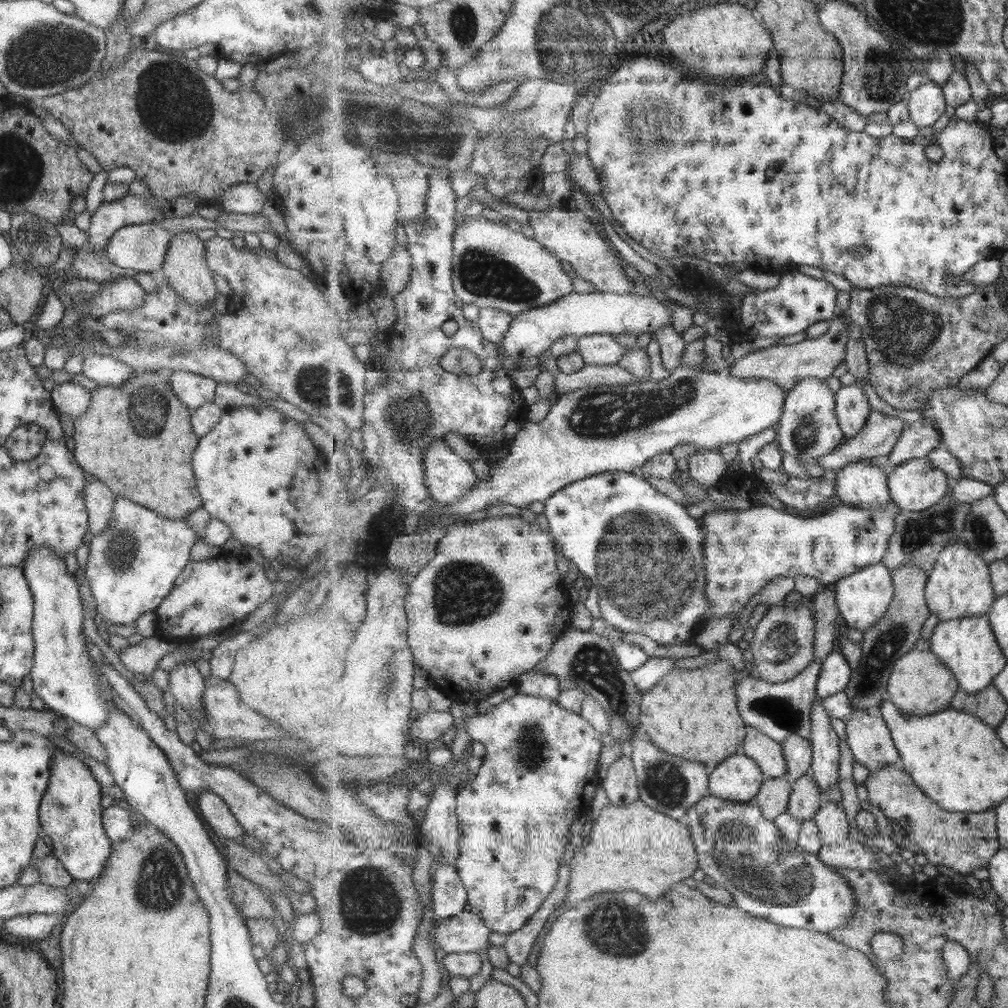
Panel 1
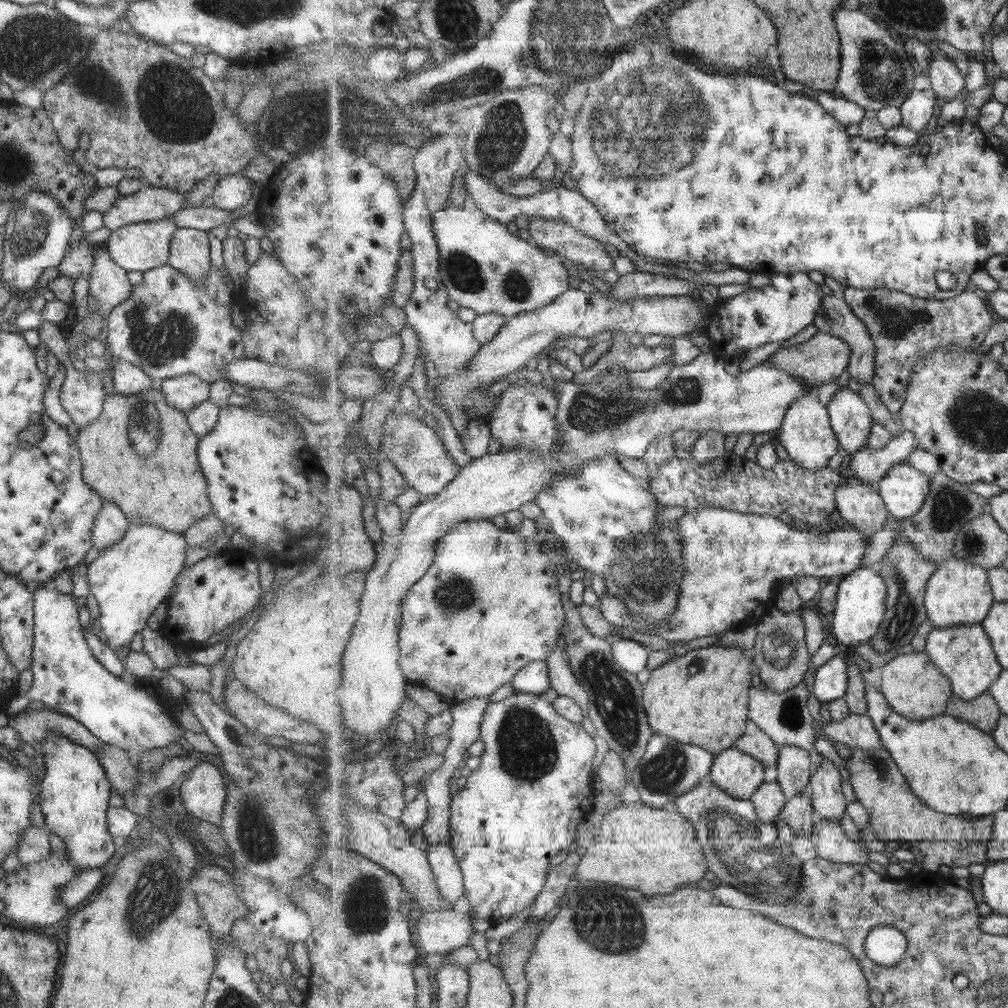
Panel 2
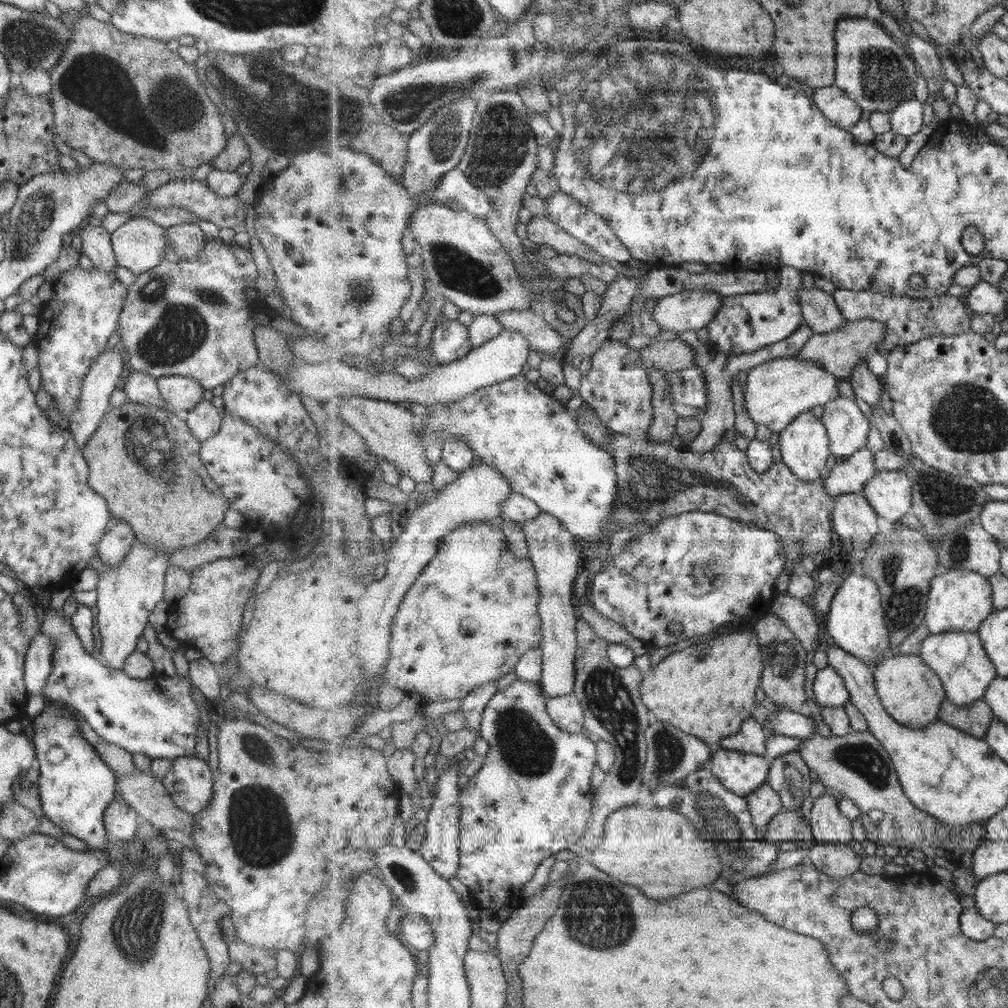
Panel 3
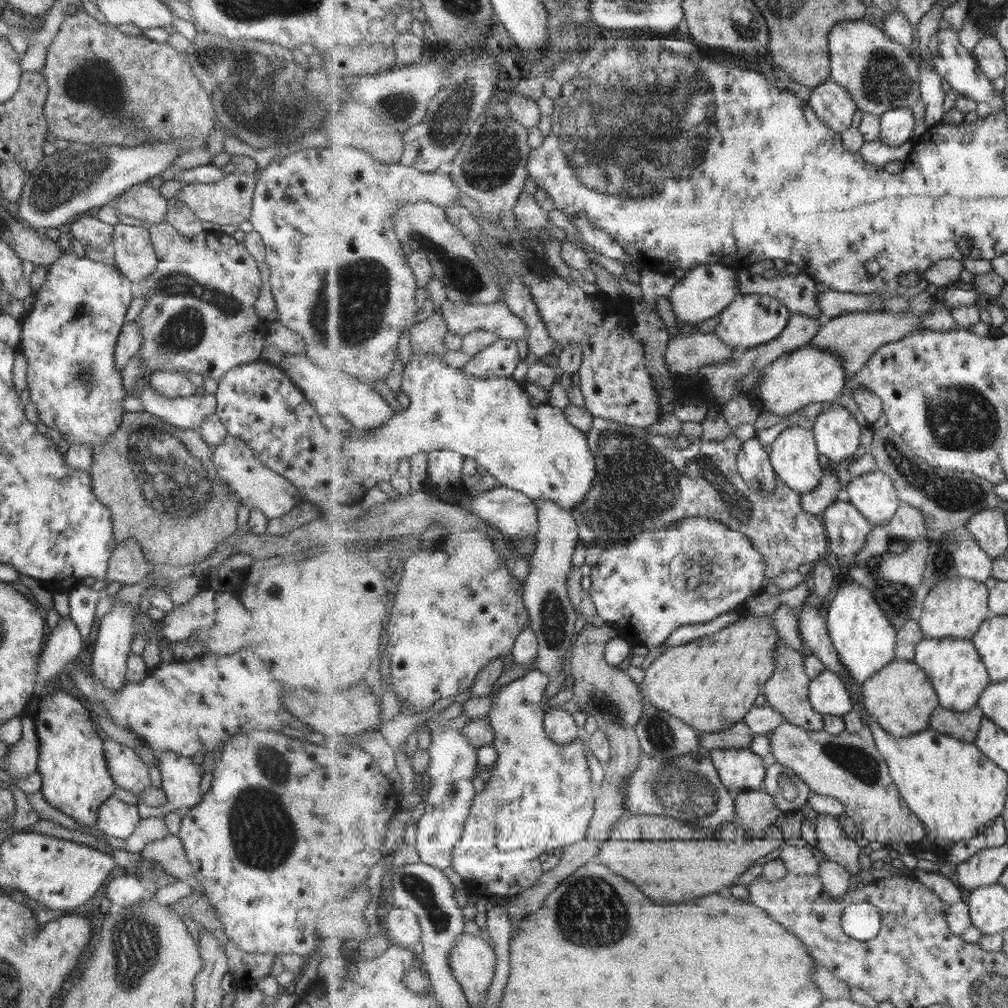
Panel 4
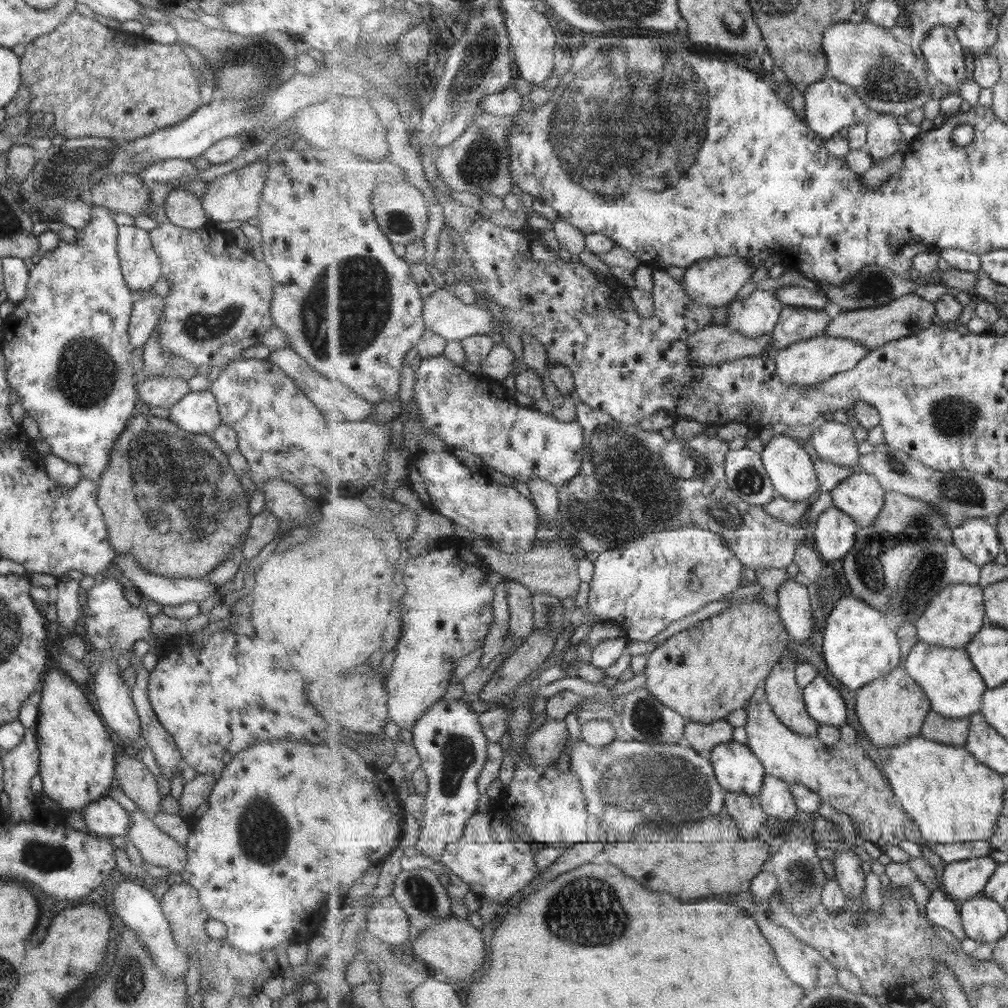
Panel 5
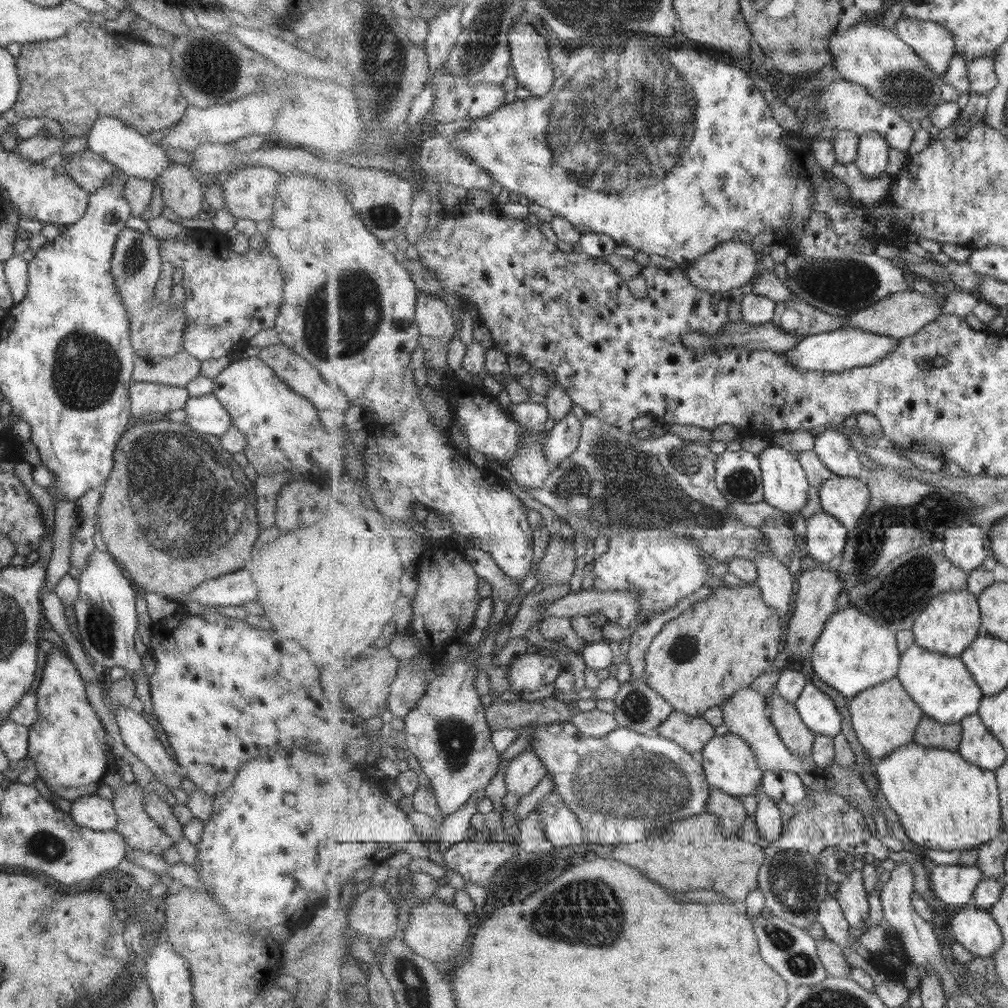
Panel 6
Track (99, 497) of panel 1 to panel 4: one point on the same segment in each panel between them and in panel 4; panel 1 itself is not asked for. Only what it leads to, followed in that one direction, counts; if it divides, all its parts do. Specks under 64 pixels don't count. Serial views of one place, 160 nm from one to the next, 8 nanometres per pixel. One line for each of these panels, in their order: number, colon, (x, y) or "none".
2: (110, 524)
3: (118, 539)
4: (127, 565)

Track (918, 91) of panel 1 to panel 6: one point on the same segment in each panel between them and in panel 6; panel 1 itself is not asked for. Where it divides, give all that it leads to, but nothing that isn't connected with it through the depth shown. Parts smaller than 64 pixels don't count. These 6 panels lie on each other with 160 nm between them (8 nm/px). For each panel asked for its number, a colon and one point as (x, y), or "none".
2: (918, 109)
3: (907, 119)
4: (897, 126)
5: (885, 138)
6: (873, 155)

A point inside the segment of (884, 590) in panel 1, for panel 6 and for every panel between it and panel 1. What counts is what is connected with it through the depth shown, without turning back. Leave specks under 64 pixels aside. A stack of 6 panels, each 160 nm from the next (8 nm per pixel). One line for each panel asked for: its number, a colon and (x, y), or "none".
2: (861, 603)
3: (856, 622)
4: (864, 636)
5: (858, 647)
6: (854, 652)

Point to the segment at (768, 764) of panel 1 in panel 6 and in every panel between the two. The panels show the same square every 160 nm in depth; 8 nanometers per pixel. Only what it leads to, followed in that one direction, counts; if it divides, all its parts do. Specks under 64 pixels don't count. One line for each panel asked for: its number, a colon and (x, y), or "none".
2: (756, 742)
3: (751, 738)
4: (740, 735)
5: (701, 736)
6: (692, 733)

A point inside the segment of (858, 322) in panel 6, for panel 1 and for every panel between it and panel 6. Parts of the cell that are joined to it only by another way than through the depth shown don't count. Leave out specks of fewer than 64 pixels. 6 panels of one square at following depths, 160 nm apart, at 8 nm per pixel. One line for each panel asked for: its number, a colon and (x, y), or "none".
1: (787, 365)
2: (820, 360)
3: (841, 351)
4: (855, 337)
5: (906, 316)

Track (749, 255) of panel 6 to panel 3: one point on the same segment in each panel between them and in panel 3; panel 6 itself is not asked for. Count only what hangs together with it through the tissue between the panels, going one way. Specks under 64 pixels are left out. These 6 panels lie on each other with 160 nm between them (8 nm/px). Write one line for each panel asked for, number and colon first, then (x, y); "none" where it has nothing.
3: (691, 310)
4: (705, 291)
5: (713, 282)

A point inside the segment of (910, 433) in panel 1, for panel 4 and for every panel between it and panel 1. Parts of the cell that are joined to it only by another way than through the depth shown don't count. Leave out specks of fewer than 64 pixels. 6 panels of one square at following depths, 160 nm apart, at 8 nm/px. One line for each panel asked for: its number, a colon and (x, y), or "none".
2: (871, 466)
3: (850, 475)
4: (818, 500)

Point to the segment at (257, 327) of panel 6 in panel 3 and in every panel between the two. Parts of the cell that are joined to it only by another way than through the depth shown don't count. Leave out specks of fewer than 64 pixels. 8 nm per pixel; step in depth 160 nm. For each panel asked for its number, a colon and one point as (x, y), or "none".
3: (191, 318)
4: (199, 316)
5: (217, 306)

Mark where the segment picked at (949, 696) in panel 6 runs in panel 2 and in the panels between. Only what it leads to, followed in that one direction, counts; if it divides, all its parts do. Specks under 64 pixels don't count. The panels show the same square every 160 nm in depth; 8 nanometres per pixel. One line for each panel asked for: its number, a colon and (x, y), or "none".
2: (965, 653)
3: (959, 658)
4: (954, 665)
5: (949, 677)

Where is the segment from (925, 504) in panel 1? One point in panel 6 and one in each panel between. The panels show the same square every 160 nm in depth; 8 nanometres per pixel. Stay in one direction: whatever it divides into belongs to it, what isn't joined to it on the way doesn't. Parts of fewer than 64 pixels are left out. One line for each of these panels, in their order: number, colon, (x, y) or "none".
2: (905, 489)
3: (890, 493)
4: (874, 494)
5: (861, 496)
6: (846, 498)

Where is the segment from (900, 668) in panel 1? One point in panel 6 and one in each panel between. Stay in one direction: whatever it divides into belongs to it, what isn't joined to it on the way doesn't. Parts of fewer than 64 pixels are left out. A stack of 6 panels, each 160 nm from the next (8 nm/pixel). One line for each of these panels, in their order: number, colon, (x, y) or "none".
2: (913, 684)
3: (911, 691)
4: (901, 697)
5: (892, 710)
6: (885, 717)

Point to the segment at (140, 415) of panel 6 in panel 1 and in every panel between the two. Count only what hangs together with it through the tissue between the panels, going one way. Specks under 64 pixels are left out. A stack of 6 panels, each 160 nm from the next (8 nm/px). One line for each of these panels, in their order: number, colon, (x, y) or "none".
1: (193, 390)
2: (182, 393)
3: (180, 393)
4: (171, 384)
5: (155, 391)

